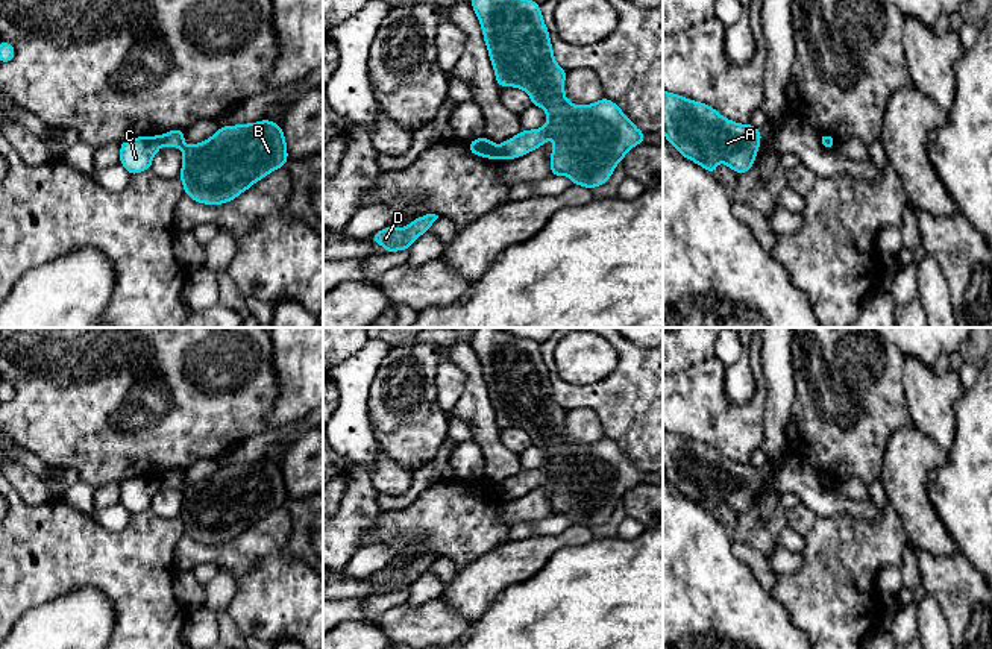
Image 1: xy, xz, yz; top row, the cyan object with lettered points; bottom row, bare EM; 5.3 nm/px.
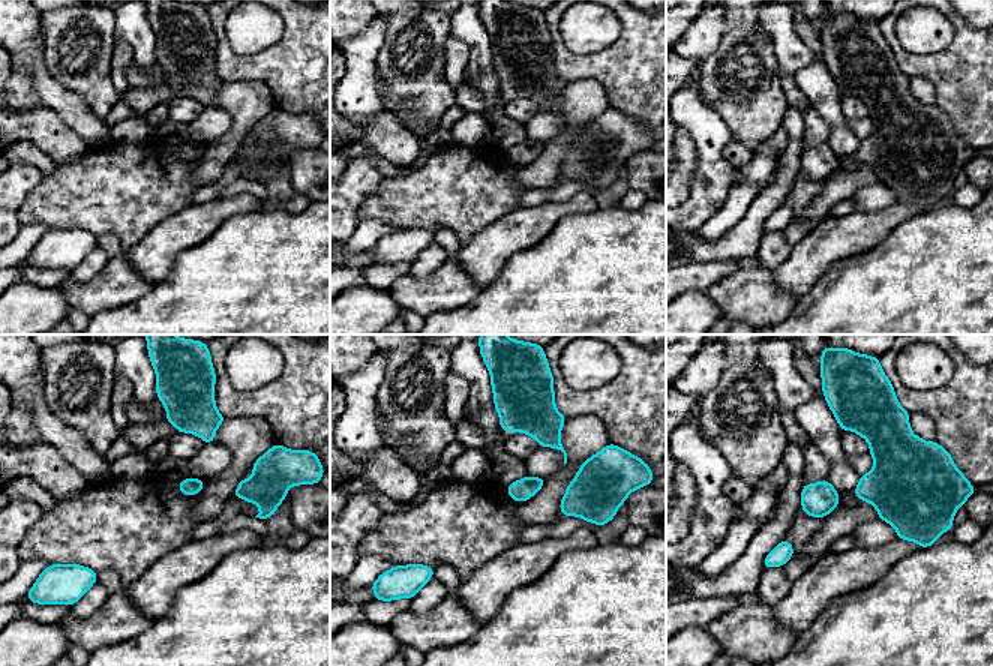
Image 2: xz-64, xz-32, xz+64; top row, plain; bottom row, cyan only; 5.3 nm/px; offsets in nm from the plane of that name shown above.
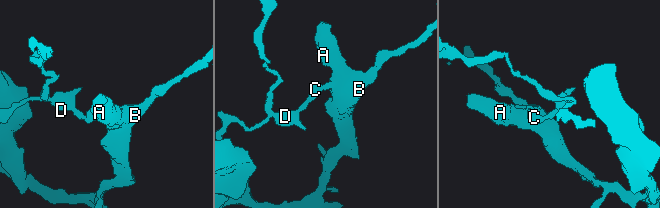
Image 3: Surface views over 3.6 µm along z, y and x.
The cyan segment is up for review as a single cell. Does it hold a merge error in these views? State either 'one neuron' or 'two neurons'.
two neurons

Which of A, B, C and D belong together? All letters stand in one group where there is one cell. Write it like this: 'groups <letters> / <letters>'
groups A B / C D

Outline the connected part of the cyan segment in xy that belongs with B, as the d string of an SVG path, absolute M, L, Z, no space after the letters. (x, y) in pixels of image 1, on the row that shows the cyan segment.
M267 118L258 123L221 126L211 138L193 146L185 144L184 129L173 129L161 135L161 144L182 150L179 179L185 194L203 205L223 205L237 199L288 161L285 135L279 124Z

